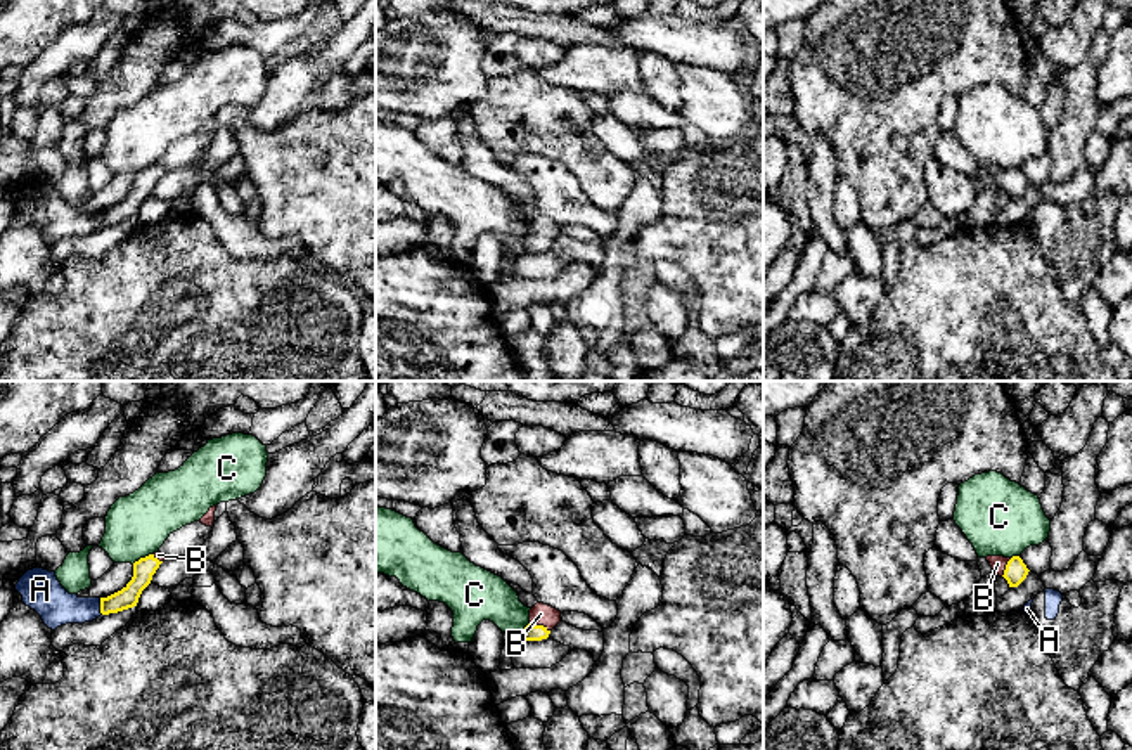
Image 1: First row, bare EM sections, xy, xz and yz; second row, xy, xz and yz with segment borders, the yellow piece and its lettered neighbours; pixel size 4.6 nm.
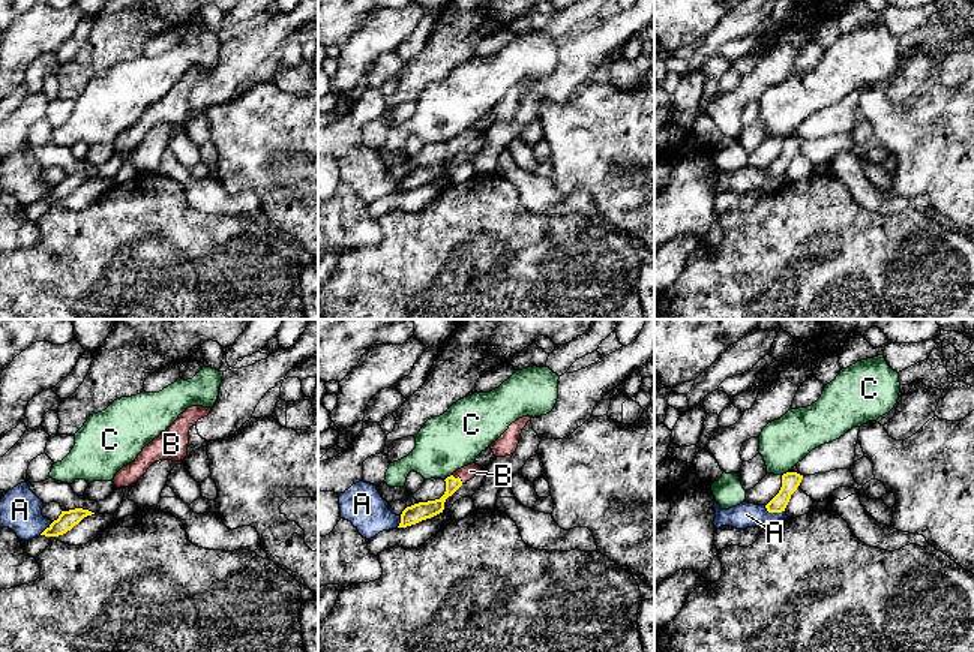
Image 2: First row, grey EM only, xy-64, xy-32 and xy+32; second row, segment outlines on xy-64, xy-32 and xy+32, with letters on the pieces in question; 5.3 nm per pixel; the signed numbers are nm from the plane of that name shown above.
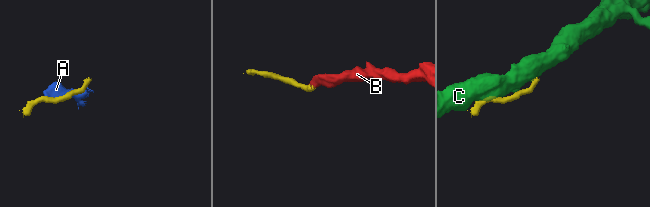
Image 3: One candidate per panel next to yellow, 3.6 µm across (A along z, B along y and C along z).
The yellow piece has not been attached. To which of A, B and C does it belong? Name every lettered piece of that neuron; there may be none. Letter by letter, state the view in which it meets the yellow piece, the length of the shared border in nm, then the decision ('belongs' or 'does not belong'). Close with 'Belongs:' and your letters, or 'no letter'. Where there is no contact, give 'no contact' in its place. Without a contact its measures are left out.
A: meets yellow in xy; contact 80 nm long; does not belong
B: meets yellow in xz; contact 100 nm long; belongs
C: meets yellow in xy; contact 120 nm long; does not belong
Belongs: B

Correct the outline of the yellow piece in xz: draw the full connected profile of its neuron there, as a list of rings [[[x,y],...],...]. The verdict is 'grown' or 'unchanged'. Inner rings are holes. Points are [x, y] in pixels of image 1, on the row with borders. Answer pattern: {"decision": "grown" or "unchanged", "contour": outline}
{"decision": "grown", "contour": [[[537,603],[530,610],[530,624],[523,630],[523,641],[542,641],[547,639],[550,630],[561,622],[561,611]]]}

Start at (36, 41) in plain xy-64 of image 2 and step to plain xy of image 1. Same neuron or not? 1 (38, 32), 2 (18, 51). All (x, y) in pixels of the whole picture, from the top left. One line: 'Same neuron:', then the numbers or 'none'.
Same neuron: none

